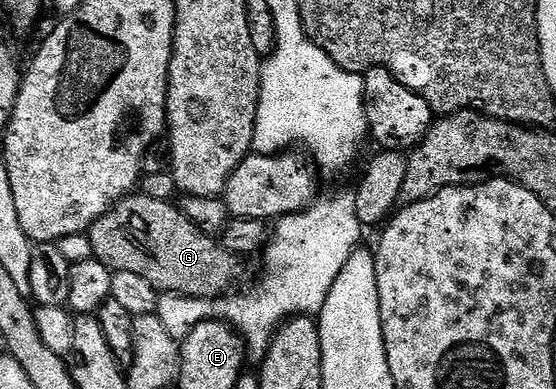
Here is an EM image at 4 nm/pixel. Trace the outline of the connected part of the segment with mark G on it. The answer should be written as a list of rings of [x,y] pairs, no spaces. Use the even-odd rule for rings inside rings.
[[[141,193],[130,194],[114,204],[94,226],[88,228],[86,234],[93,256],[102,261],[102,265],[113,272],[129,272],[144,277],[157,293],[185,295],[187,299],[218,299],[231,292],[235,288],[232,286],[244,275],[241,256],[231,255],[207,231],[190,221],[190,217],[186,217],[186,213],[172,201],[154,200]]]

